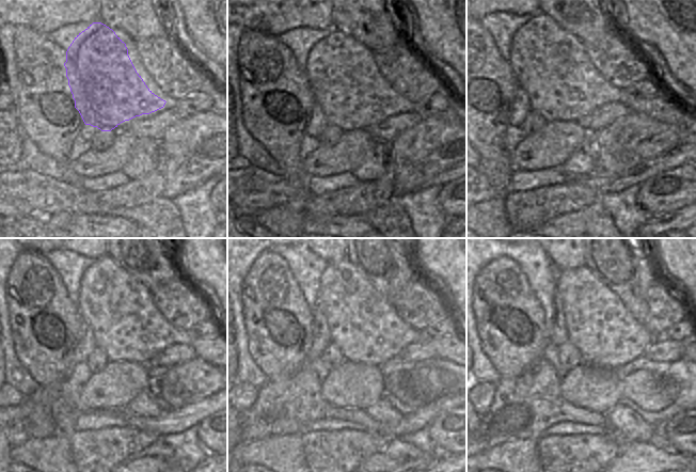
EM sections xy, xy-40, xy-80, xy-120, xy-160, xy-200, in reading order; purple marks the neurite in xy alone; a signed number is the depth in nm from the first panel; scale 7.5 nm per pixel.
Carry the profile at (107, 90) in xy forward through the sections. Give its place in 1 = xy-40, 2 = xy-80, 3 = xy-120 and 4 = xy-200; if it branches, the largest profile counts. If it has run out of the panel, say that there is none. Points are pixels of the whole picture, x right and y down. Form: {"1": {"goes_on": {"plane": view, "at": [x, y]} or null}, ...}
{"1": {"goes_on": {"plane": "xy-40", "at": [346, 82]}}, "2": {"goes_on": {"plane": "xy-80", "at": [598, 88]}}, "3": {"goes_on": {"plane": "xy-120", "at": [126, 325]}}, "4": {"goes_on": {"plane": "xy-200", "at": [599, 326]}}}

